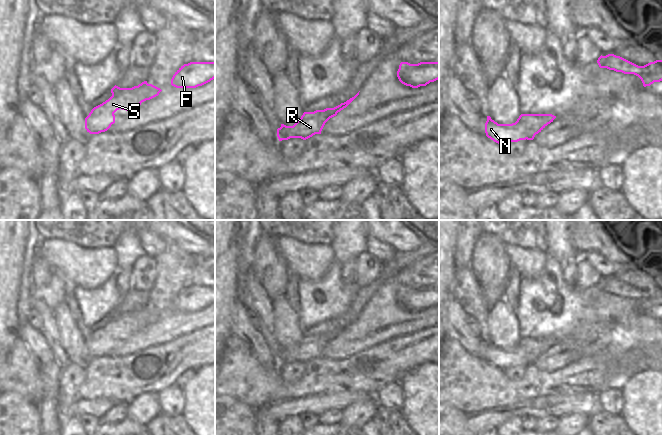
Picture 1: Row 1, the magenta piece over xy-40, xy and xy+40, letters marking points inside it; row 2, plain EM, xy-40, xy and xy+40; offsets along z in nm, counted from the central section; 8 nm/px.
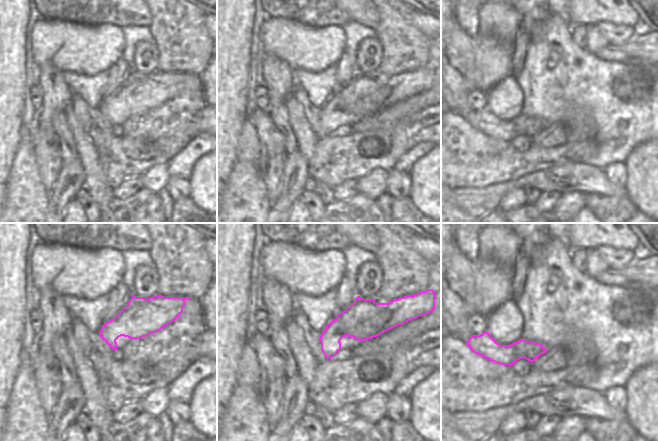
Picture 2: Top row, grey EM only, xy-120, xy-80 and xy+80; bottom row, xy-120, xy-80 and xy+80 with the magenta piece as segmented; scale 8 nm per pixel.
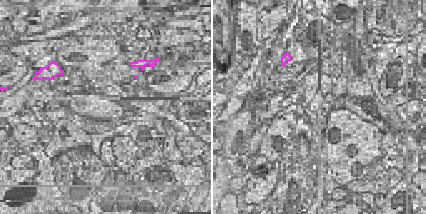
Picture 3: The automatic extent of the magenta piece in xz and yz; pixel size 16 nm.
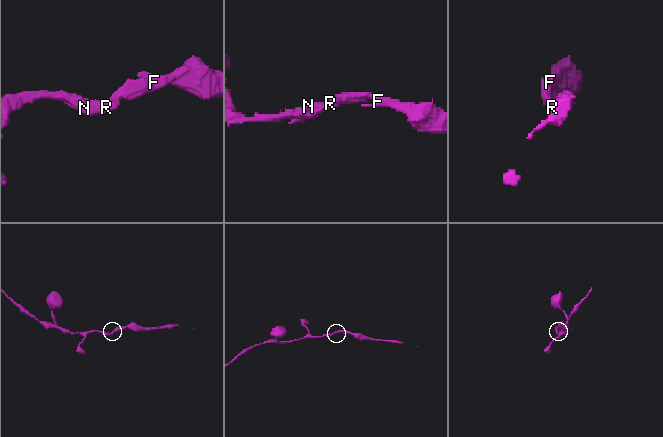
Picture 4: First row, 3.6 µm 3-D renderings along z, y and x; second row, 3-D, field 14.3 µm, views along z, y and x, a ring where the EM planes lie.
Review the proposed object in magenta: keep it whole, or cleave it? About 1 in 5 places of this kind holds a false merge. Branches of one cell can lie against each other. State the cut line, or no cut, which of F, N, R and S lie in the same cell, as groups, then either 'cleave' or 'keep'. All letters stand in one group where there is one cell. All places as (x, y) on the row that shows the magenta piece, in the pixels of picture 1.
no cut; F N R S; keep

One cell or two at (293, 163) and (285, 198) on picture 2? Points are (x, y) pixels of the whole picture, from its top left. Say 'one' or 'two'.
one

